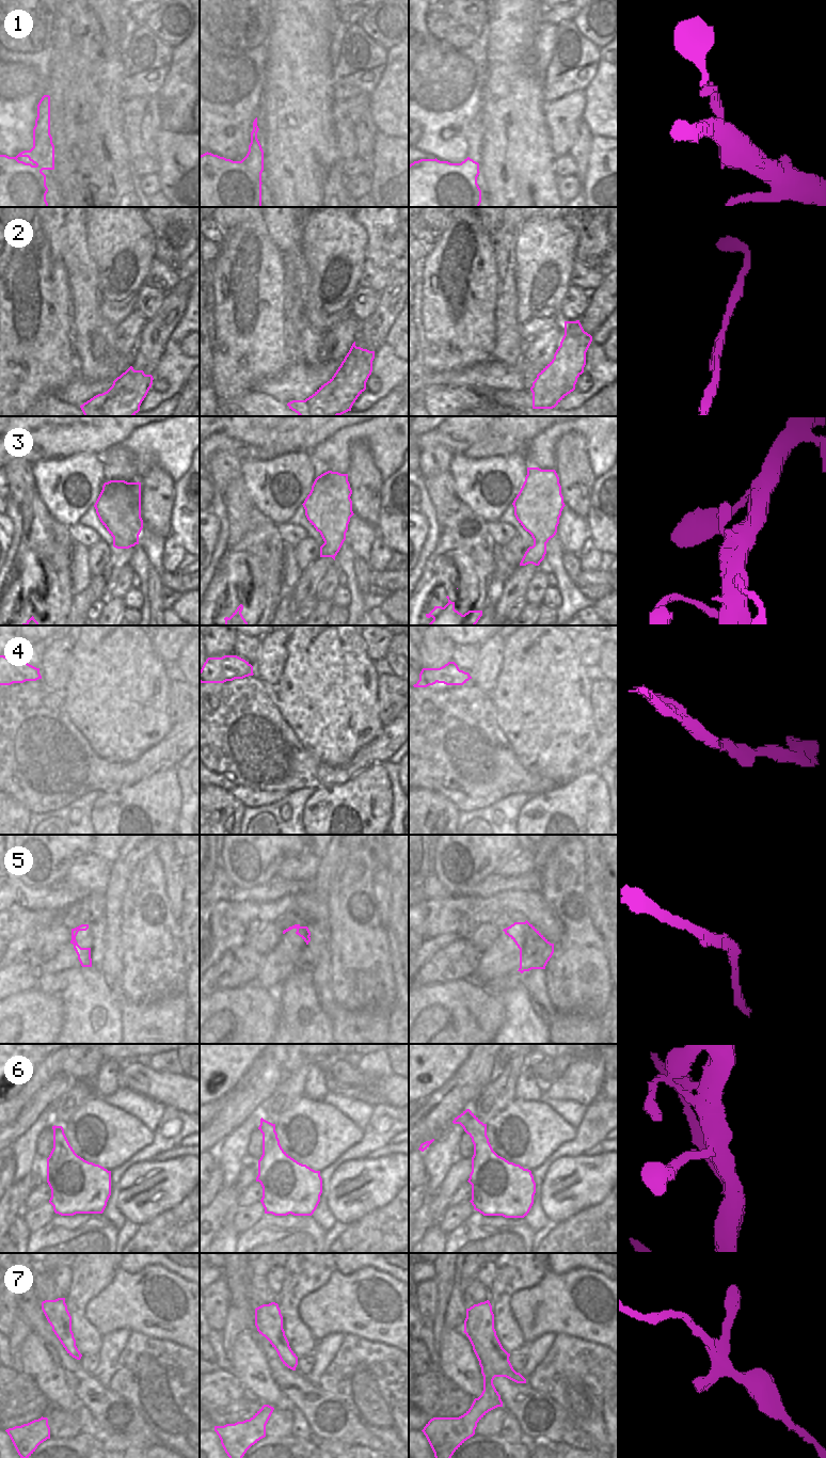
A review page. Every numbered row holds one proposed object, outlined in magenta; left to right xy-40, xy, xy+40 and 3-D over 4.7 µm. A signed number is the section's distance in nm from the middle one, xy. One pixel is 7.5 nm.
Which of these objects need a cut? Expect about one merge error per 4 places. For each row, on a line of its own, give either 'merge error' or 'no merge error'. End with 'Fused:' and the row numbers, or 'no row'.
1: no merge error
2: no merge error
3: no merge error
4: no merge error
5: no merge error
6: no merge error
7: no merge error
Fused: no row

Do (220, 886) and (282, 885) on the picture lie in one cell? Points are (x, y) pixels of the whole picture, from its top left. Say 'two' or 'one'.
one

